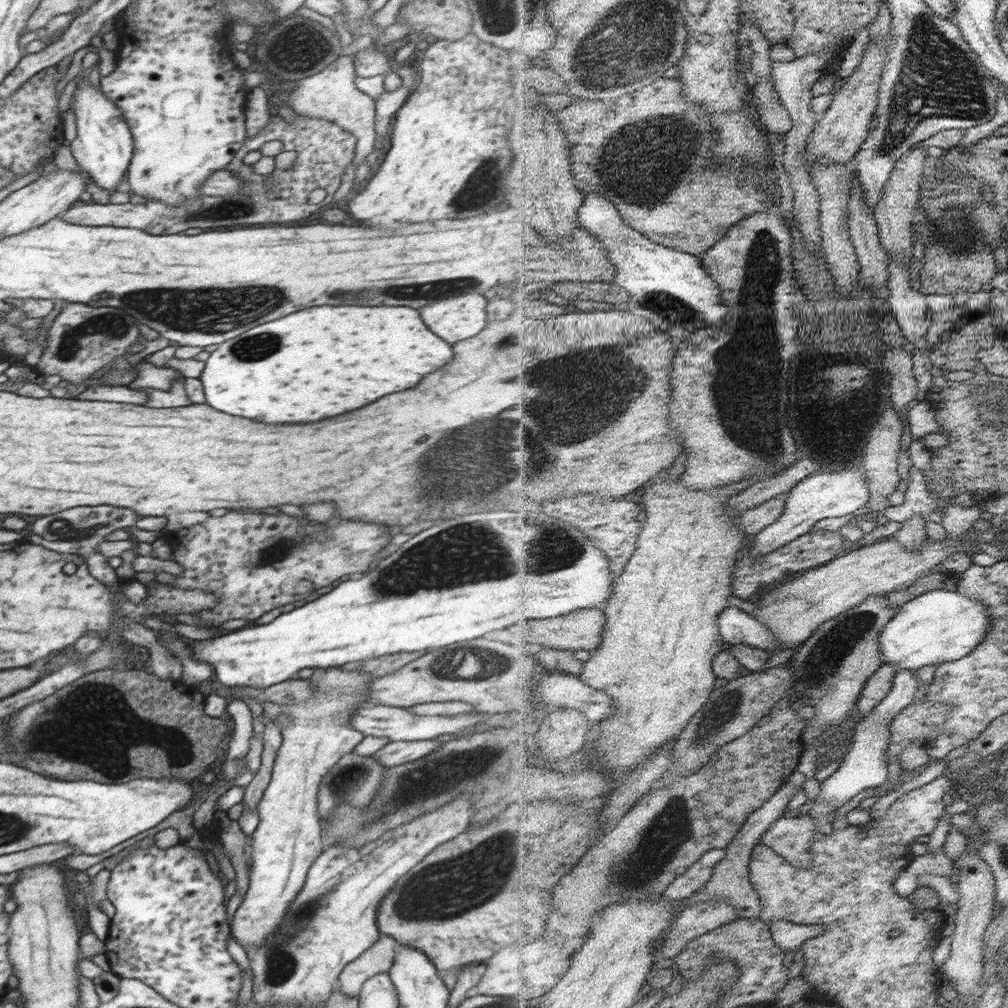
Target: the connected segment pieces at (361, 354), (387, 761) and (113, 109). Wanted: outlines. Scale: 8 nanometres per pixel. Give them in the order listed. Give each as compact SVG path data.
M320 306L320 308L306 308L300 312L294 312L290 316L284 316L280 320L272 320L272 322L262 324L258 328L246 329L246 332L219 344L218 349L212 352L210 358L206 360L199 379L204 389L205 403L216 410L222 410L222 412L228 412L234 416L252 418L252 420L266 422L266 424L290 424L290 422L316 422L322 418L338 416L338 414L362 408L364 404L370 404L386 394L414 388L418 384L418 380L422 380L426 374L436 372L438 368L446 366L450 360L452 360L452 346L448 342L440 340L436 334L432 334L426 328L418 310L412 310L408 306L392 306L392 308L390 306L378 306L378 308L374 308L374 306Z
M434 739L418 741L390 741L386 746L373 754L376 761L384 767L396 767L414 760L424 758L427 754L437 751L444 743Z
M88 80L77 85L72 105L75 106L77 135L71 142L71 151L79 170L87 172L92 181L110 193L122 189L121 180L133 157L133 136L119 105L110 100L101 87L95 88Z

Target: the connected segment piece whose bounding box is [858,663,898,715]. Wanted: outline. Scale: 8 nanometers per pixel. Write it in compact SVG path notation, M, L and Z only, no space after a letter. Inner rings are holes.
M887 663L882 665L882 668L873 675L864 689L858 707L860 714L870 715L888 698L888 694L891 694L894 688L897 673L895 666Z

